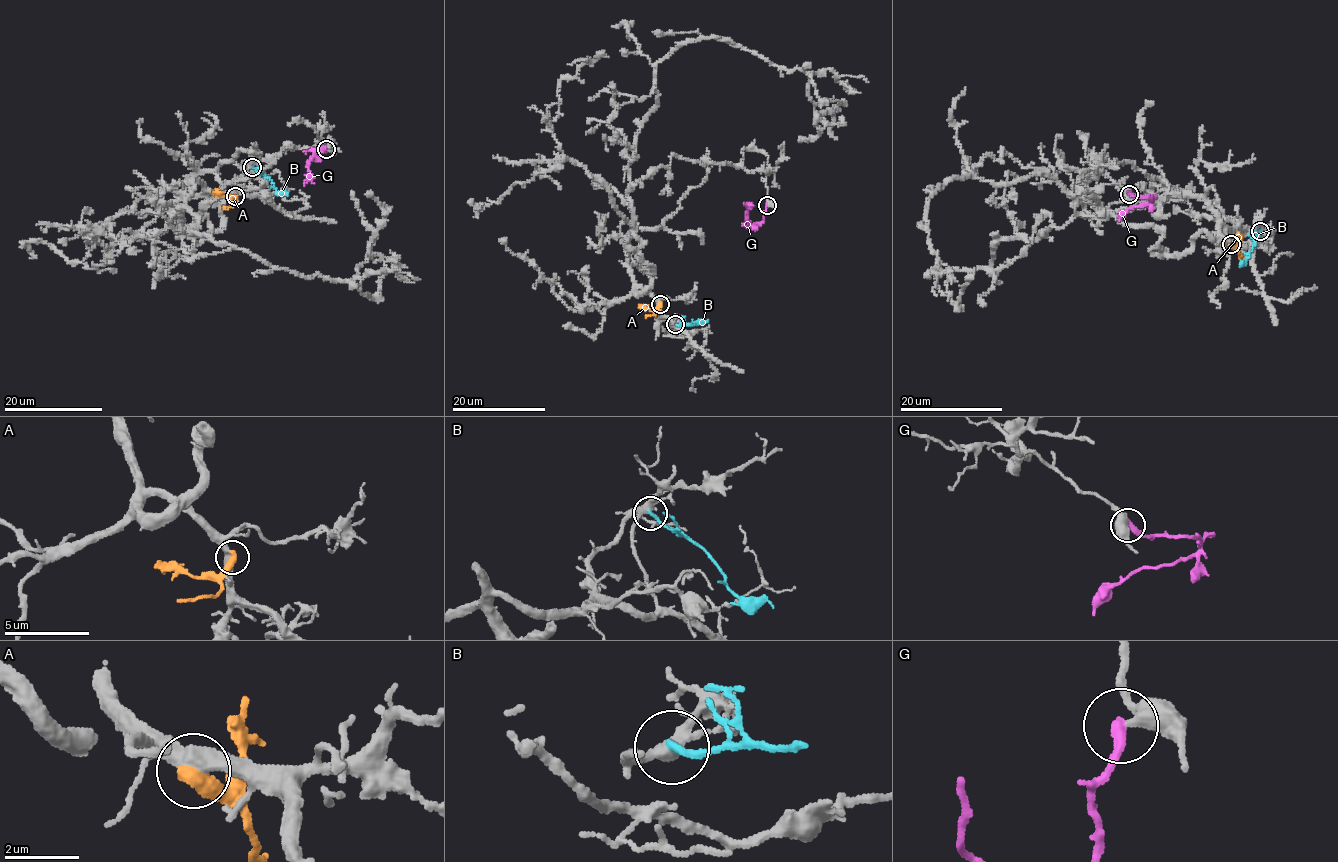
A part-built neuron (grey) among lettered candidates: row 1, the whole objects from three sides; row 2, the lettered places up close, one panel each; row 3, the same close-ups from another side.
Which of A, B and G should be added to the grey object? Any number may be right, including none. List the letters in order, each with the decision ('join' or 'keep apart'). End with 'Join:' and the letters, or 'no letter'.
A: keep apart
B: keep apart
G: keep apart
Join: no letter

